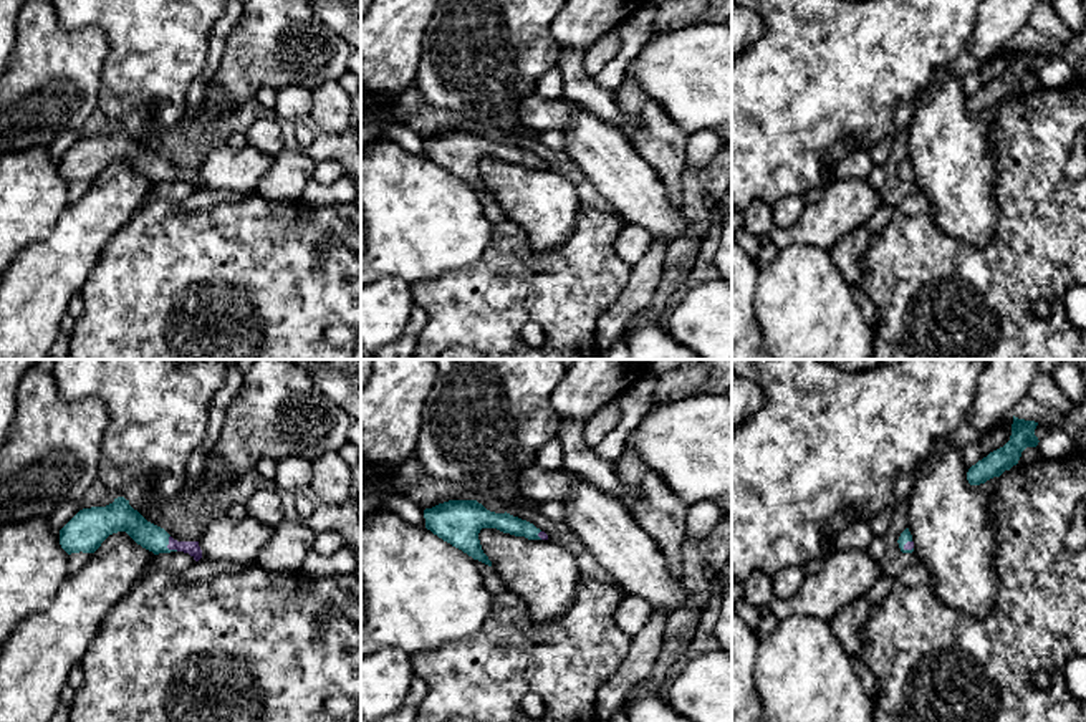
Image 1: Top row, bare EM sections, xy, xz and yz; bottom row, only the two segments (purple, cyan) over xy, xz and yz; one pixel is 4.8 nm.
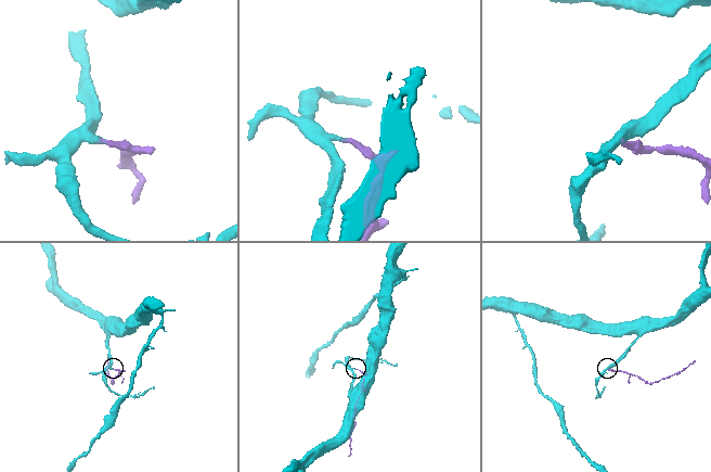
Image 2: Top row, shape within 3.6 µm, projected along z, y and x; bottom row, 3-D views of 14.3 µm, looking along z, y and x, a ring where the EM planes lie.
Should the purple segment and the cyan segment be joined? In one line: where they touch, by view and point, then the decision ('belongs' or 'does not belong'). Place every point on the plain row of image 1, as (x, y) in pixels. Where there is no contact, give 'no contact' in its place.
contact xy (168, 176); belongs

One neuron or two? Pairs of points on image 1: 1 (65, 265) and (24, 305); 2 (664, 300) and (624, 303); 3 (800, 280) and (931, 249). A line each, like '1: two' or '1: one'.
1: one
2: two
3: two

